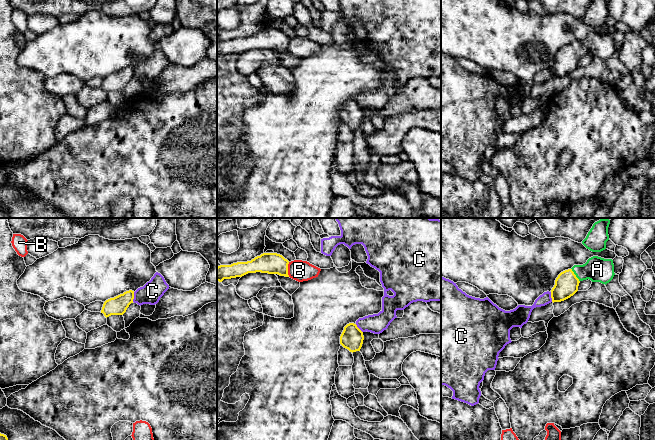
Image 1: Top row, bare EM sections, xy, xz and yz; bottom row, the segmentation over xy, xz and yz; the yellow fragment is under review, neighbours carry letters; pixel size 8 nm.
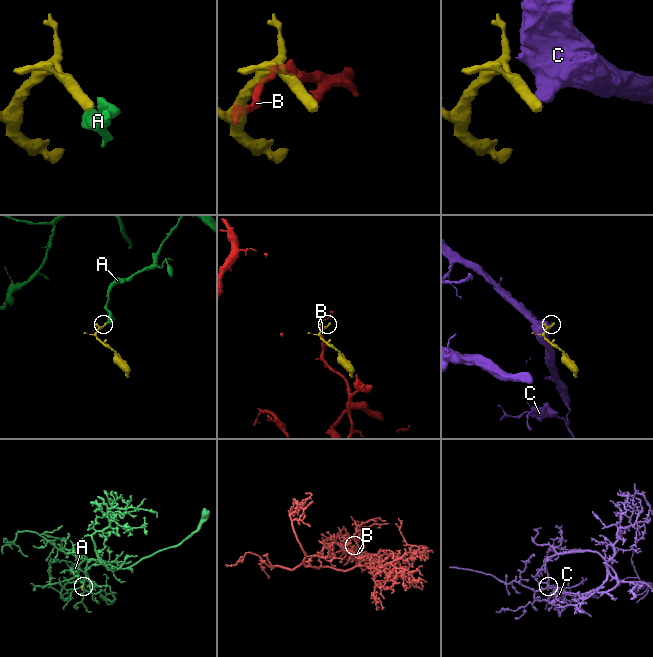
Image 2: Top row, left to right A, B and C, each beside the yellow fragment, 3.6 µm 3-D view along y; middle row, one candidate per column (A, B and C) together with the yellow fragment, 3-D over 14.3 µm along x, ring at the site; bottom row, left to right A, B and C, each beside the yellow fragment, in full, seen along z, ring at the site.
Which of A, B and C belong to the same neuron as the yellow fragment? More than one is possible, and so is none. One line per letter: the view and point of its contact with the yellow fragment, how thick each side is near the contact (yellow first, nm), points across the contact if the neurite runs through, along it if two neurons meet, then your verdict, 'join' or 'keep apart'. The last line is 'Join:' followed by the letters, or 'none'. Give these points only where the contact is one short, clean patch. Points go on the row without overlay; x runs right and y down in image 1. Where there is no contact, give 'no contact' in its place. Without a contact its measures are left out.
A: contact yz (575, 51); calibres 190 and 200 nm; way yz (566, 61), (575, 51), (580, 48), (597, 45); join
B: contact xz (287, 45); calibres 180 and 170 nm; keep apart
C: contact xy (133, 73); calibres 150 and 170 nm; border xy (134, 68), (132, 77); keep apart
Join: A

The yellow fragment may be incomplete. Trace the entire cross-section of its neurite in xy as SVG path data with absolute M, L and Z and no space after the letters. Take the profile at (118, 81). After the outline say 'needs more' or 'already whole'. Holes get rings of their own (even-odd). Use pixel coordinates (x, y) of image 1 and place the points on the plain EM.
M129 66L114 74L106 76L103 80L101 89L107 94L111 91L123 91L129 81L133 79L134 67Z; already whole

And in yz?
M593 32L583 41L574 41L571 45L561 48L555 56L551 66L552 78L561 78L578 67L579 59L583 56L609 59L614 53L614 40L612 35Z; needs more

